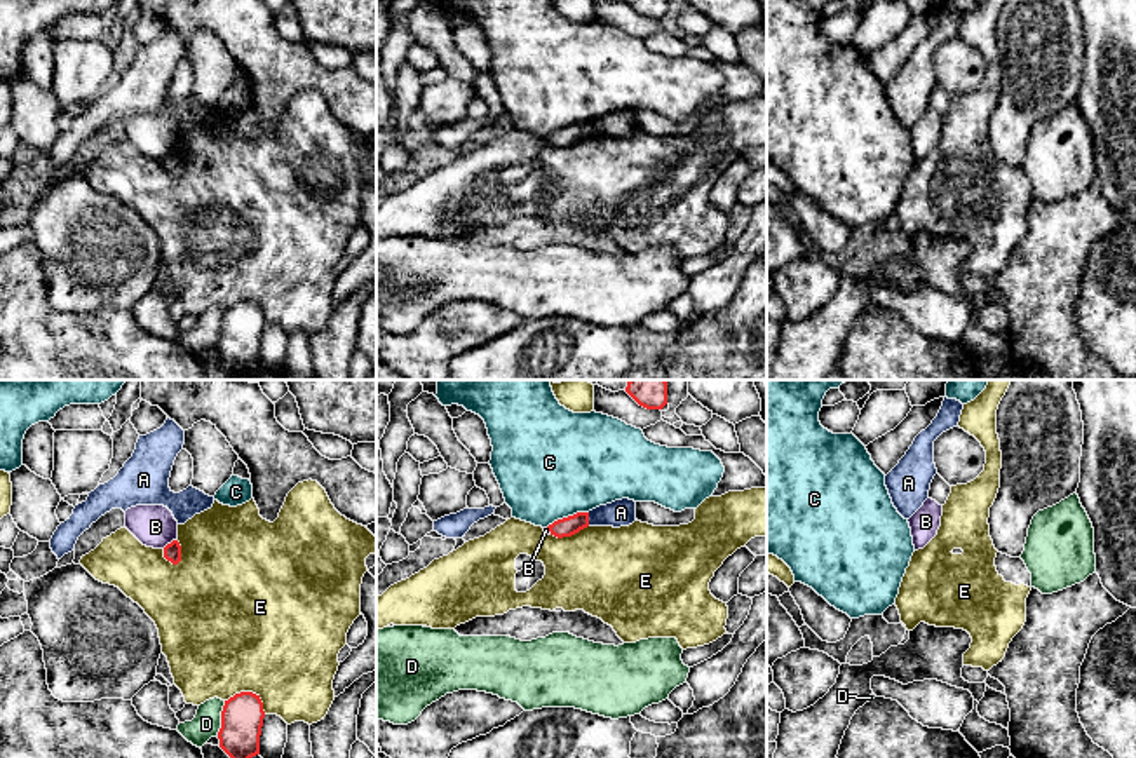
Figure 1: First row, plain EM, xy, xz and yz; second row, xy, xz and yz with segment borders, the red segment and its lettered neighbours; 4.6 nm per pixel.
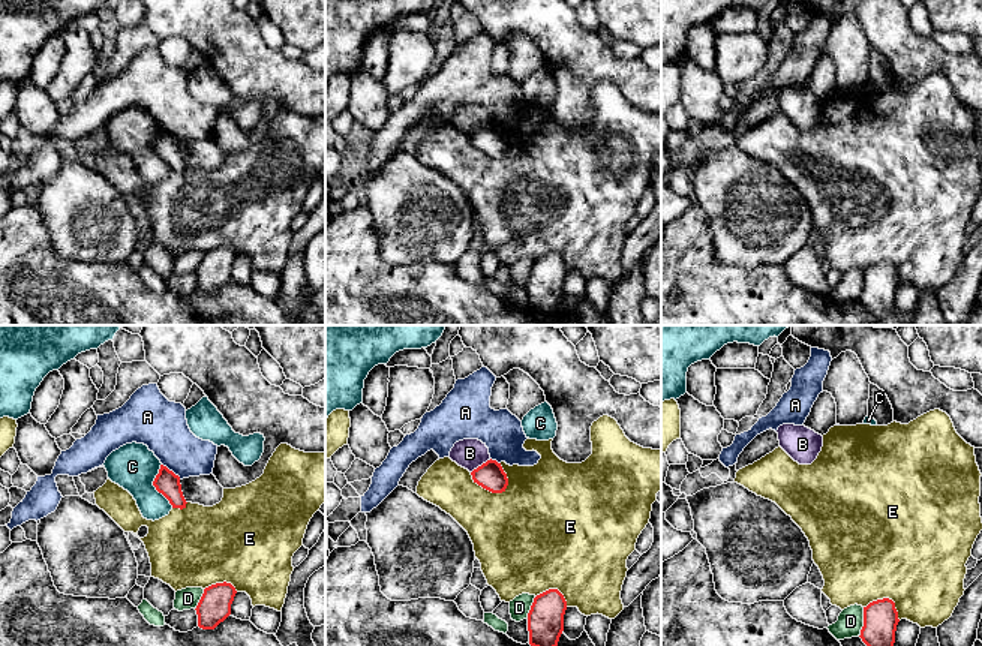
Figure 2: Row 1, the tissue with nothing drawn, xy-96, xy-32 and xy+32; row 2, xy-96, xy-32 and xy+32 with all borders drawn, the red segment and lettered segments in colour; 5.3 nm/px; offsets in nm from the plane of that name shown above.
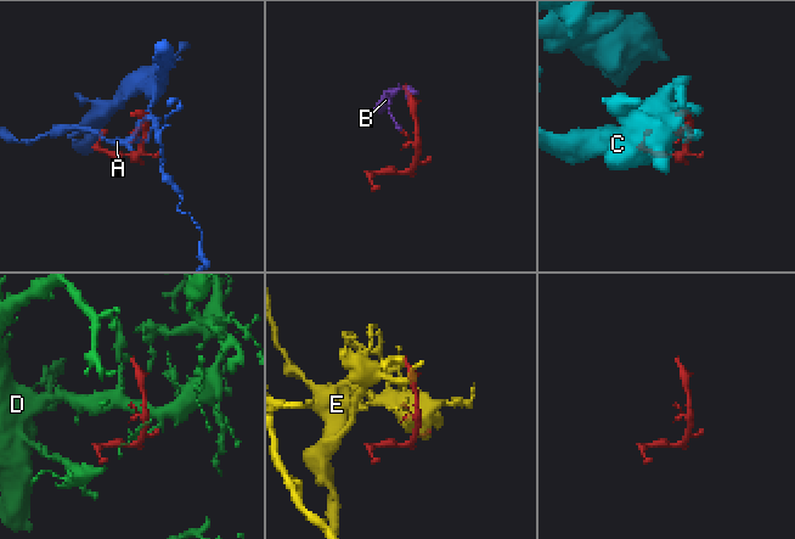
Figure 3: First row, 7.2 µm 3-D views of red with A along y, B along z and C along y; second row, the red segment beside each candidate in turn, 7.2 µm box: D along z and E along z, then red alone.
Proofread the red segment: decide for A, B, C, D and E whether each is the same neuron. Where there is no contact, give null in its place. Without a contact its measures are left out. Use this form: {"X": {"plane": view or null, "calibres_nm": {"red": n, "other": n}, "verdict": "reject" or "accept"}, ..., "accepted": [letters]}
{"A": {"plane": "xz", "calibres_nm": {"red": 90, "other": 130}, "verdict": "reject"}, "B": {"plane": "xy", "calibres_nm": {"red": 80, "other": 190}, "verdict": "reject"}, "C": {"plane": "xz", "calibres_nm": {"red": 90, "other": 500}, "verdict": "reject"}, "D": {"plane": "xy", "calibres_nm": {"red": 190, "other": 130}, "verdict": "reject"}, "E": {"plane": "xy", "calibres_nm": {"red": 190, "other": 500}, "verdict": "reject"}, "accepted": []}

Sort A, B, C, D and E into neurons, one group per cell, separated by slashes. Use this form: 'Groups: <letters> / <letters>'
Groups: A / B / C / D / E

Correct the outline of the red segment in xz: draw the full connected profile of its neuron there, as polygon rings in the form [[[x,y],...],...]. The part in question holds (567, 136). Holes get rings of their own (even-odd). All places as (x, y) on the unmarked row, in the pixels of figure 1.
[[[577,122],[573,125],[554,131],[552,134],[547,136],[547,139],[551,141],[551,145],[563,148],[571,146],[587,136],[589,122]]]

